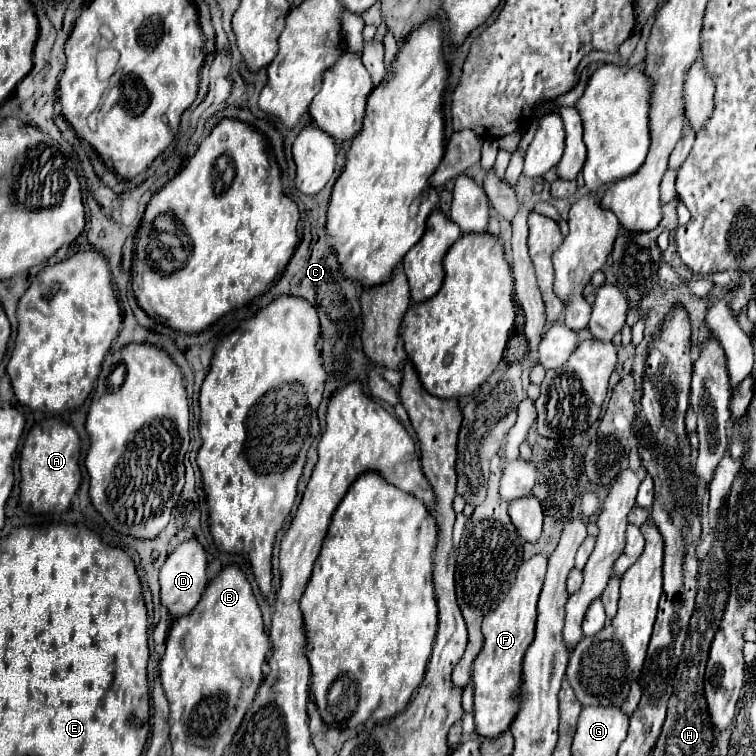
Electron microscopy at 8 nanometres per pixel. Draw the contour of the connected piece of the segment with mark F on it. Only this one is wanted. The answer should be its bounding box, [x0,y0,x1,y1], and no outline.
[472,553,548,739]

